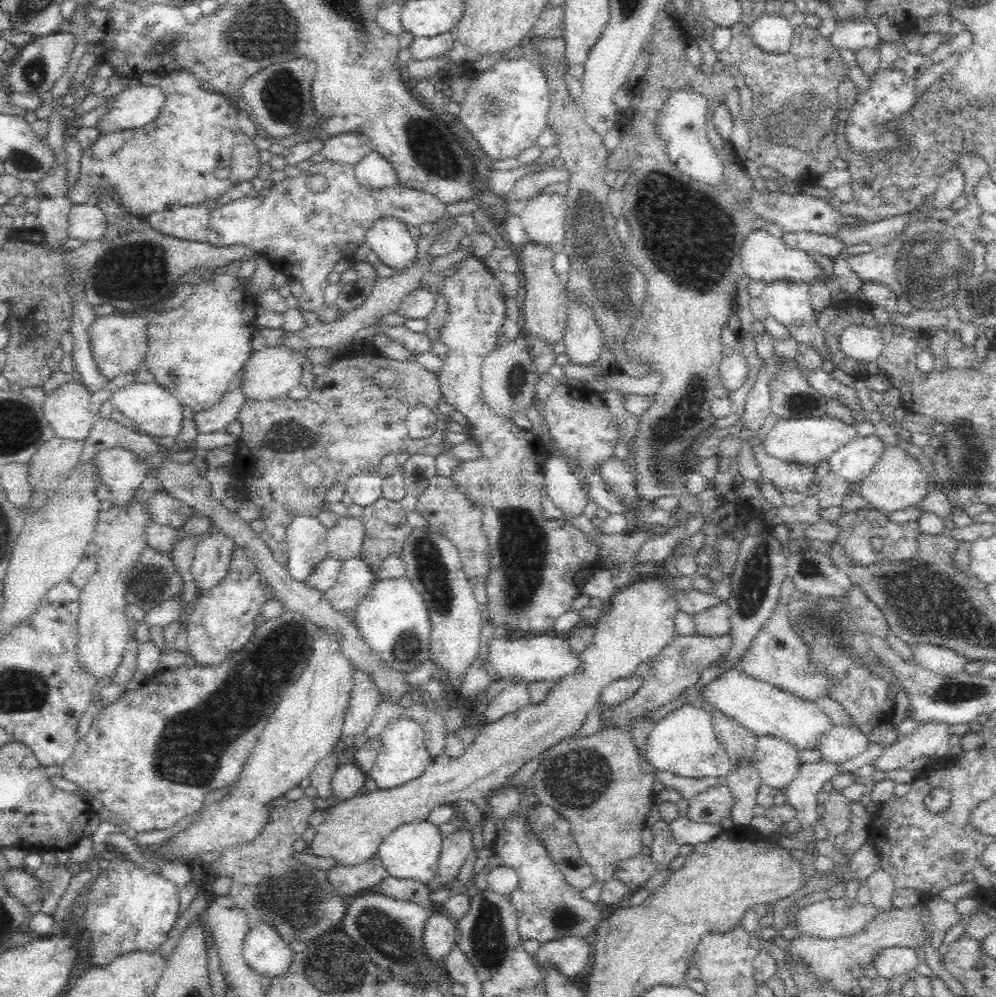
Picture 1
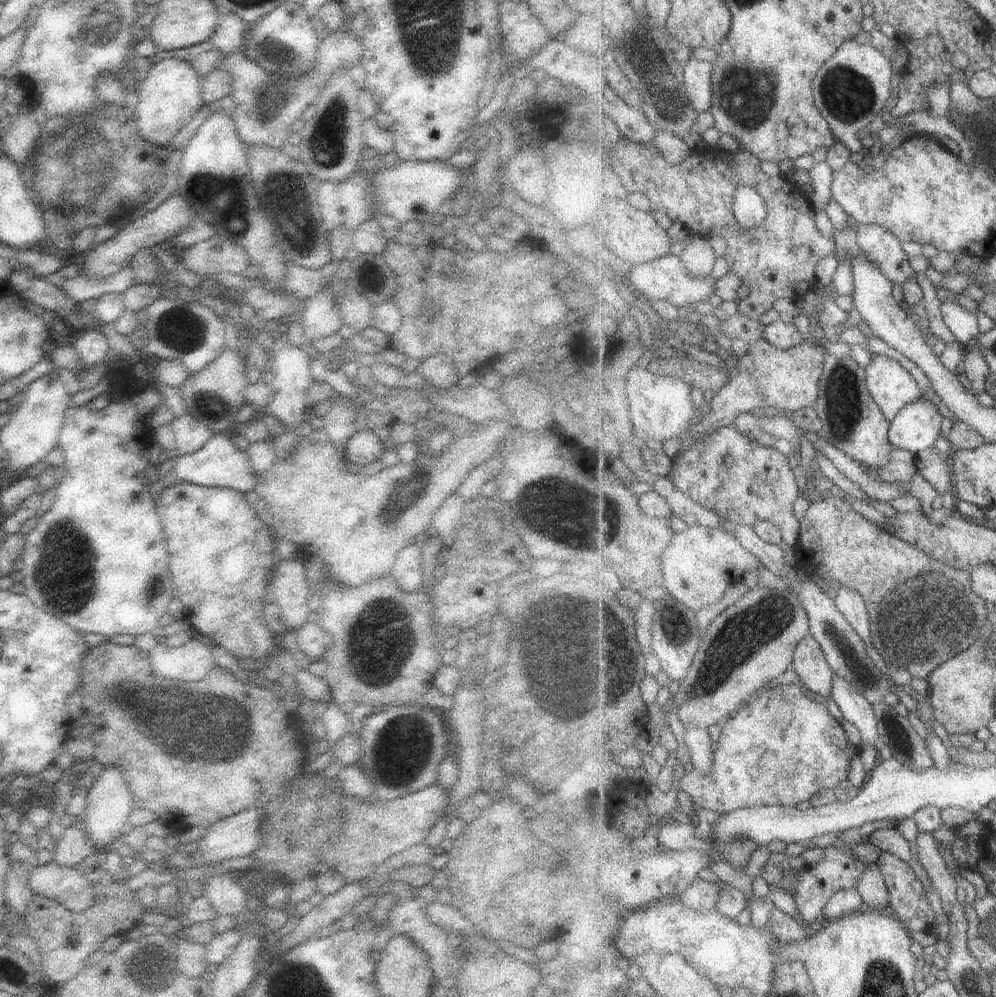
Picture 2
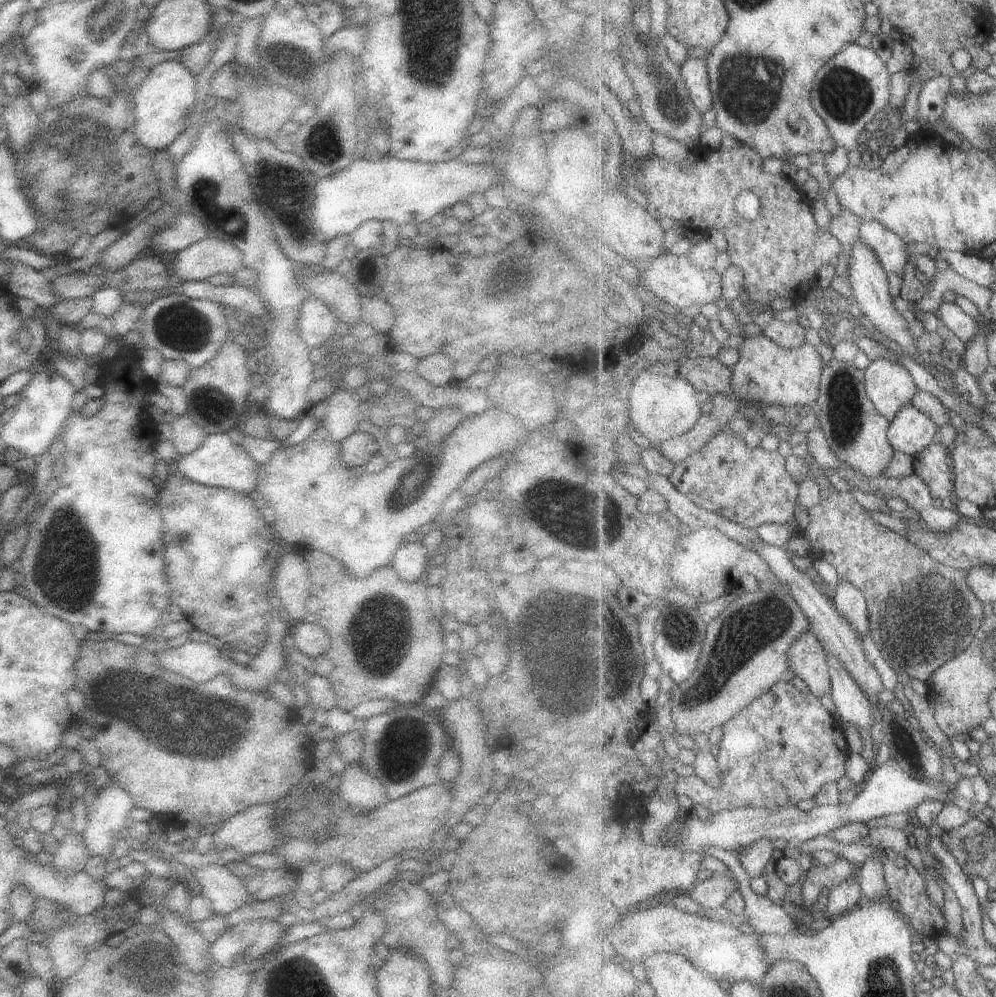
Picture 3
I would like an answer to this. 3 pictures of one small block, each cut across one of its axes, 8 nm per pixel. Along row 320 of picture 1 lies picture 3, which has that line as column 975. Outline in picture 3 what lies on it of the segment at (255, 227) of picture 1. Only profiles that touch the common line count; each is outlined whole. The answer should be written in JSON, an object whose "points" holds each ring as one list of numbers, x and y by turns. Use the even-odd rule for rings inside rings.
{"points":[[943,302,938,308,938,316,945,326,965,344,979,334,979,322,970,312,963,312,953,302]]}

